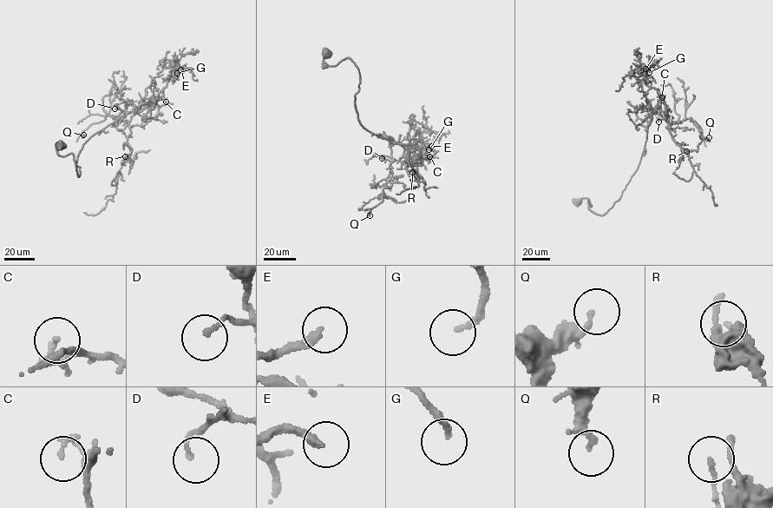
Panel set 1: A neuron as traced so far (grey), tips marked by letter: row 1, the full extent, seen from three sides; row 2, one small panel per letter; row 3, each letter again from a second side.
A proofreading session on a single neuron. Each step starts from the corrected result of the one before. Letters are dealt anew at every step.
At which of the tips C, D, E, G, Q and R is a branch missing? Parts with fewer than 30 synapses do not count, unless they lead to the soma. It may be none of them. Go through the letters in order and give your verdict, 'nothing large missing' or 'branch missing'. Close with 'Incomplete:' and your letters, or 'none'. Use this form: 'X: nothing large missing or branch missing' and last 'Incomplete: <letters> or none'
C: nothing large missing
D: nothing large missing
E: branch missing
G: branch missing
Q: nothing large missing
R: nothing large missing
Incomplete: E, G

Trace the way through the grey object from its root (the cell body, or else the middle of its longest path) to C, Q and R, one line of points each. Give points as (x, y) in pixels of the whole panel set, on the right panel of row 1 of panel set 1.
C: (578, 201), (586, 197), (589, 209), (601, 215), (619, 199), (637, 169), (653, 108), (667, 115), (662, 97)
Q: (578, 201), (586, 197), (601, 215), (619, 199), (640, 161), (649, 114), (670, 123), (691, 119), (709, 137)
R: (578, 201), (586, 197), (589, 209), (601, 215), (619, 199), (637, 169), (655, 107), (675, 143), (686, 151)

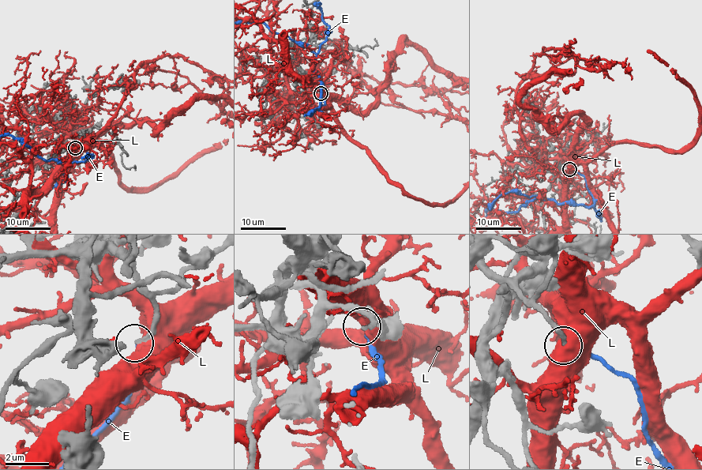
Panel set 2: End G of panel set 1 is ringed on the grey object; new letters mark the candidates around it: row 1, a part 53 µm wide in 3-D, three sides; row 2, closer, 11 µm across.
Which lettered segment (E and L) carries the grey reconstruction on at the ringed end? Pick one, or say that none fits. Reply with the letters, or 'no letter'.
no letter

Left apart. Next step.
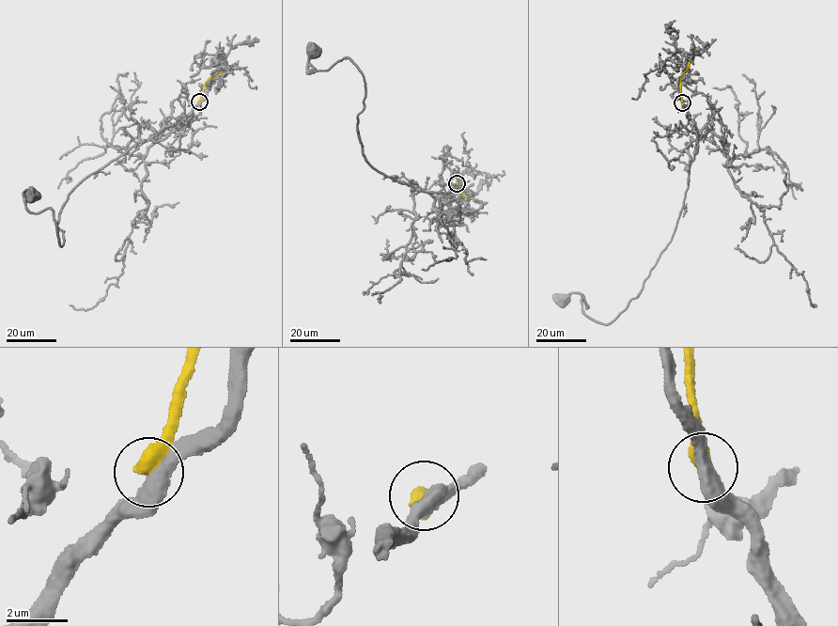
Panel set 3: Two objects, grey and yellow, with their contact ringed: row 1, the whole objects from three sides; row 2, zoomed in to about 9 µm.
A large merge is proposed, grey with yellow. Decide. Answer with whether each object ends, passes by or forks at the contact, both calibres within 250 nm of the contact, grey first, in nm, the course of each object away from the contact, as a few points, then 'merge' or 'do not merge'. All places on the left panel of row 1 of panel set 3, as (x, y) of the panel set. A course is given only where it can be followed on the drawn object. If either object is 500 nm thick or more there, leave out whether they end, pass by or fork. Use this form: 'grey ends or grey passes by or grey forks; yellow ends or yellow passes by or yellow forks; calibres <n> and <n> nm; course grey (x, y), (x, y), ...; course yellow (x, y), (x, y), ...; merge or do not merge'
calibres 500 and 500 nm; course grey (199, 101), (162, 139), (139, 142), (74, 189), (58, 216), (61, 246), (53, 211), (30, 212), (31, 195); course yellow (199, 101), (205, 82), (221, 71); do not merge

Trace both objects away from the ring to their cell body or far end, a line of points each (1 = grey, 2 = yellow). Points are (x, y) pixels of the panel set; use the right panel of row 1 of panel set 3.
1: (682, 102), (698, 147), (672, 239), (640, 293), (607, 324), (586, 316), (579, 292), (564, 299)
2: (682, 102), (680, 81), (690, 61)

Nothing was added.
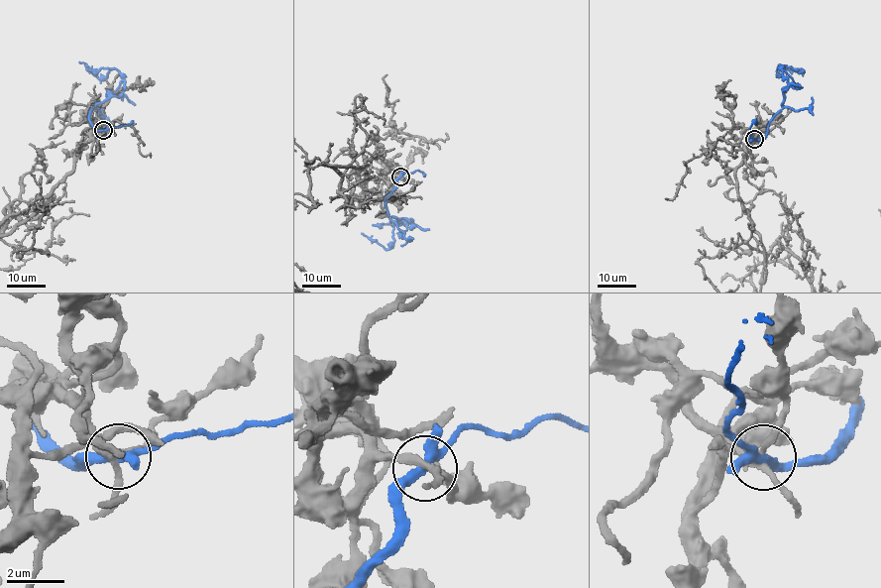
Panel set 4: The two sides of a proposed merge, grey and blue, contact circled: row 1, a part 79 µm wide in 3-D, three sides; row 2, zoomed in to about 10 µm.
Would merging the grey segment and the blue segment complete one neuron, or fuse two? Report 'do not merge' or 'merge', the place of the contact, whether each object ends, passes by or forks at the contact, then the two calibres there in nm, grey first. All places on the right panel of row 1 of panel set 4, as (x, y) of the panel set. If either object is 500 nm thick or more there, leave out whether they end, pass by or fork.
do not merge | (754, 139) | grey forks | blue forks | 200/280 nm

